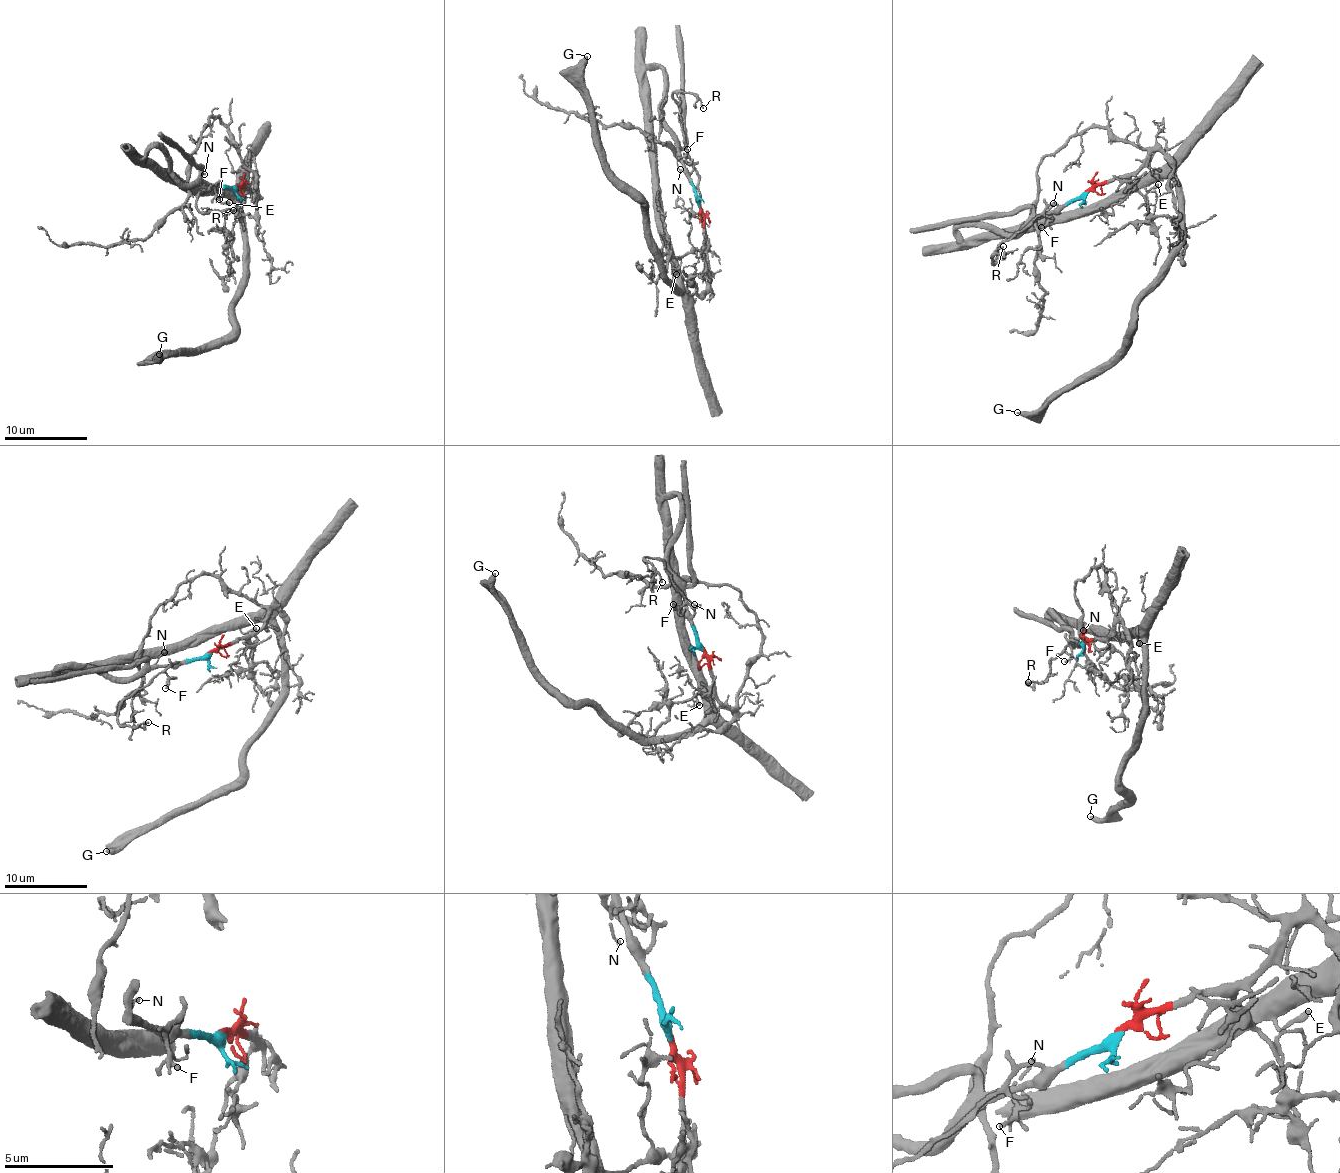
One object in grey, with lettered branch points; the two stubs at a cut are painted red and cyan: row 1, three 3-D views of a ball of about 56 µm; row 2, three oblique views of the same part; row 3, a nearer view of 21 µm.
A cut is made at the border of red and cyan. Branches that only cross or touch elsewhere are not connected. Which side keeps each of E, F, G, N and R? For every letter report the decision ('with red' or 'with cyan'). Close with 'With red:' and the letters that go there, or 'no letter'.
E: with cyan
F: with cyan
G: with cyan
N: with cyan
R: with cyan
With red: no letter

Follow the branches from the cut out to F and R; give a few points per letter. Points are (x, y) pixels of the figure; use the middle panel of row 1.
F: (699, 203), (689, 177), (693, 167), (684, 157), (688, 149)
R: (699, 203), (689, 177), (693, 163), (687, 153), (672, 94), (680, 91), (696, 98), (704, 109)

